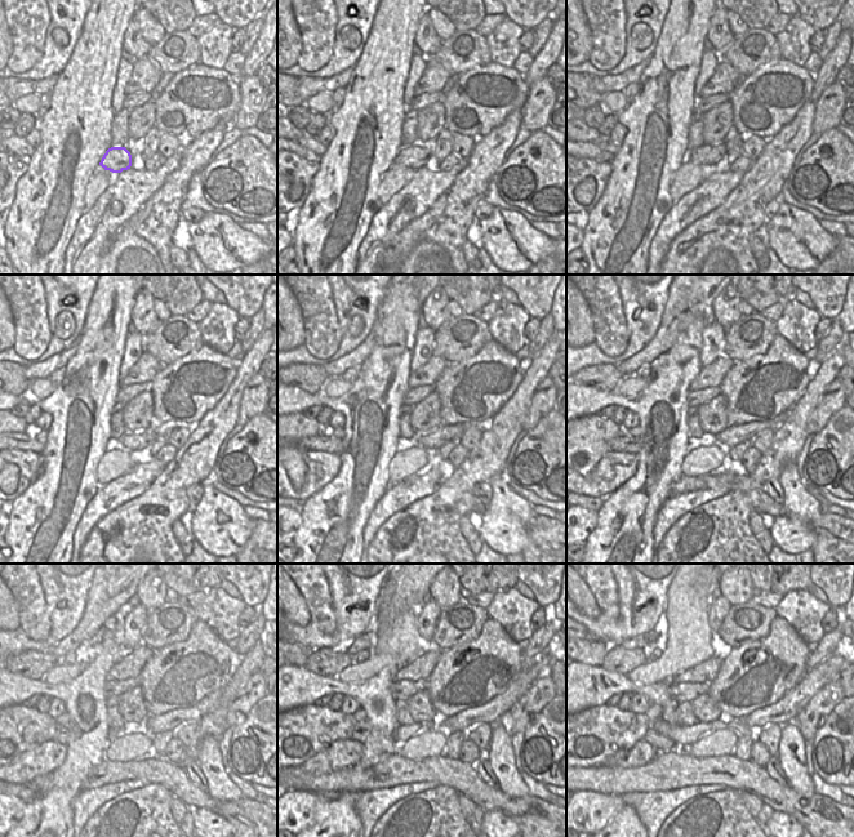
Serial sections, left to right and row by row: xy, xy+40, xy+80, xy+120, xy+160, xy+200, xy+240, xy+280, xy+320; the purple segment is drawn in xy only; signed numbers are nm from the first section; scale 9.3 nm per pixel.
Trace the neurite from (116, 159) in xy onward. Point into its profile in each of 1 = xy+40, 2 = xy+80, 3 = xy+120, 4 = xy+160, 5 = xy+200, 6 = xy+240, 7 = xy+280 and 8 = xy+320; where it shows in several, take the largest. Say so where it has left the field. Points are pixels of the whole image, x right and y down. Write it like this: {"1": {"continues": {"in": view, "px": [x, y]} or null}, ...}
{"1": {"continues": {"in": "xy+40", "px": [413, 156]}}, "2": {"continues": {"in": "xy+80", "px": [707, 154]}}, "3": {"continues": {"in": "xy+120", "px": [137, 441]}}, "4": {"continues": {"in": "xy+160", "px": [436, 439]}}, "5": {"continues": {"in": "xy+200", "px": [734, 435]}}, "6": {"continues": {"in": "xy+240", "px": [169, 721]}}, "7": {"continues": {"in": "xy+280", "px": [490, 712]}}, "8": {"continues": {"in": "xy+320", "px": [791, 704]}}}

